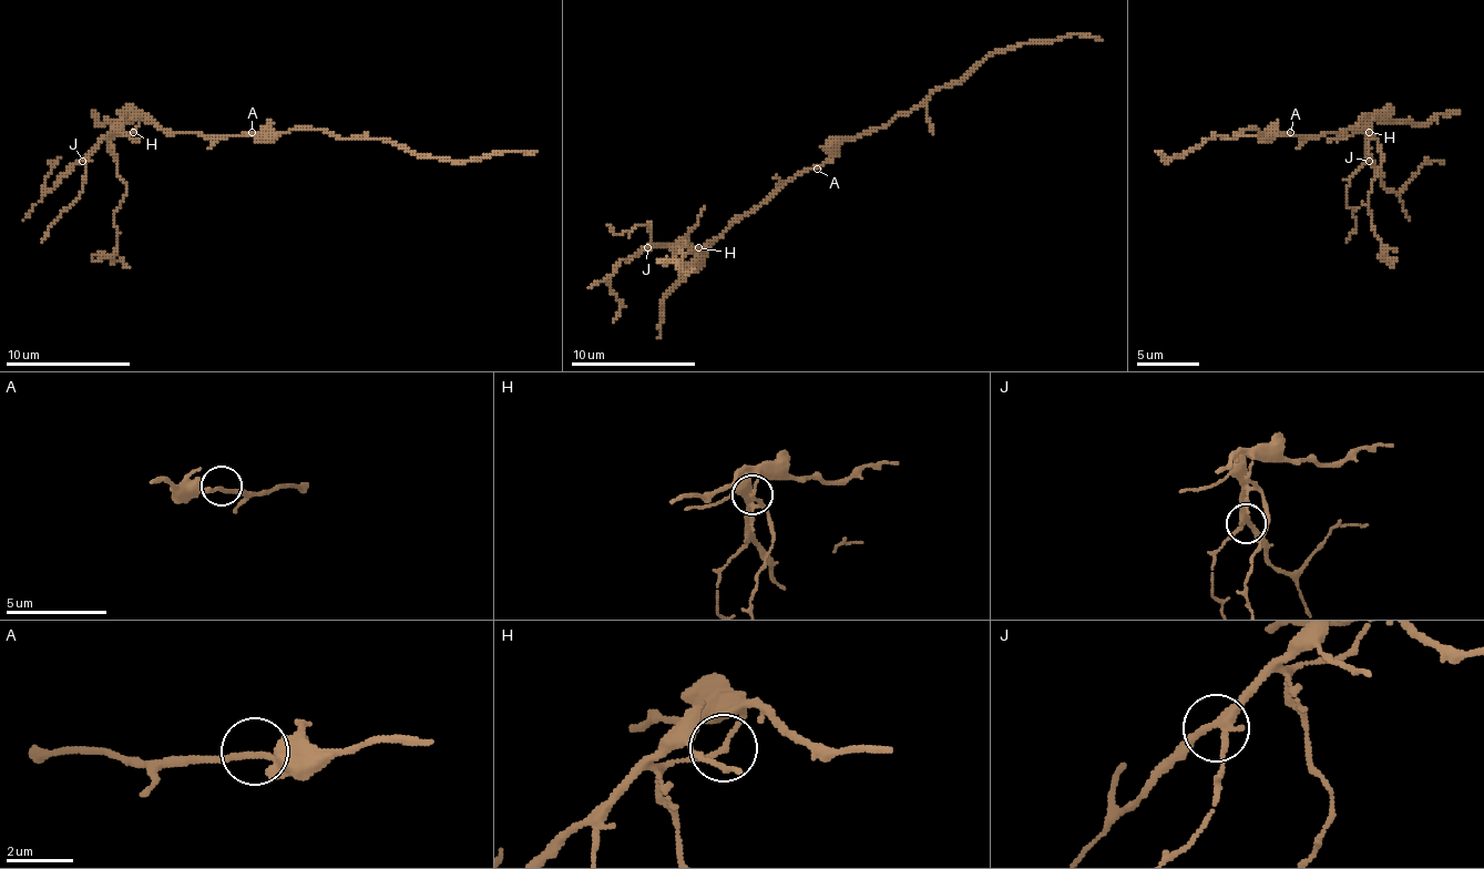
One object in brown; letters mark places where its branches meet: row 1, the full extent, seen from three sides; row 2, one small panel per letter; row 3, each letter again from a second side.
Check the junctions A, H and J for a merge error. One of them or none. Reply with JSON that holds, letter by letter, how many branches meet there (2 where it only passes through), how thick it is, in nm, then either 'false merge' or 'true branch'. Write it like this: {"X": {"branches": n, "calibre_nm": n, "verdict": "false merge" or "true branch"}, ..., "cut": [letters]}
{"A": {"branches": 2, "calibre_nm": 170, "verdict": "true branch"}, "H": {"branches": 2, "calibre_nm": 120, "verdict": "false merge"}, "J": {"branches": 3, "calibre_nm": 240, "verdict": "true branch"}, "cut": ["H"]}

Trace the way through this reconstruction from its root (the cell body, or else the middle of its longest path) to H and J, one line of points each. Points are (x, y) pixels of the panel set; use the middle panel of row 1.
H: (817, 165), (783, 181), (757, 206), (738, 215), (704, 249), (698, 247)
J: (817, 165), (783, 181), (757, 206), (738, 215), (698, 249), (647, 247)

